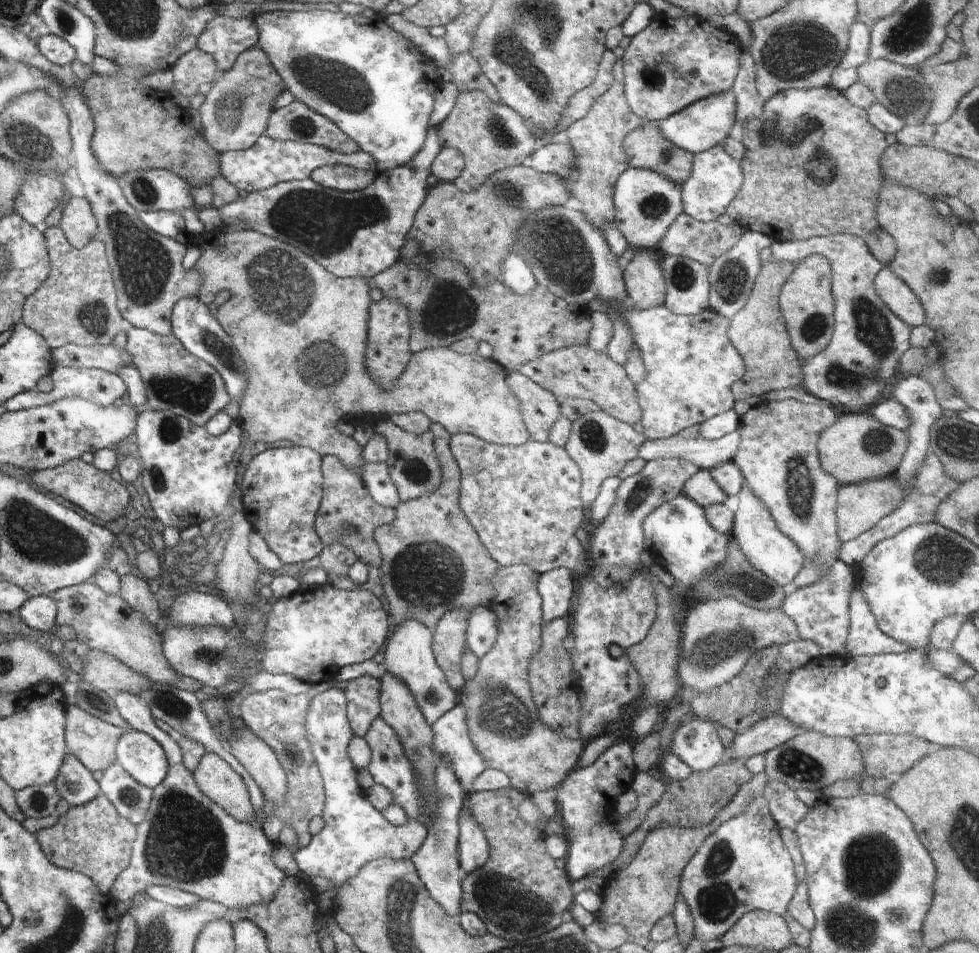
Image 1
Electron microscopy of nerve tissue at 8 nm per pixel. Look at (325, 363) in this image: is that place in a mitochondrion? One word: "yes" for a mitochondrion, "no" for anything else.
yes

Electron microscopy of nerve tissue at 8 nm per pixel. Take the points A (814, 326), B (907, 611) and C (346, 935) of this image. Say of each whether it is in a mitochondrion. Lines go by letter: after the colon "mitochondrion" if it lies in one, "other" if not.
A: mitochondrion
B: other
C: other

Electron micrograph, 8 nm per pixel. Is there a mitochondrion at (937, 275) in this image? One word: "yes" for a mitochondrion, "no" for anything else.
yes

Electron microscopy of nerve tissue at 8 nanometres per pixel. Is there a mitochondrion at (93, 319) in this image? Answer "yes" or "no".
yes

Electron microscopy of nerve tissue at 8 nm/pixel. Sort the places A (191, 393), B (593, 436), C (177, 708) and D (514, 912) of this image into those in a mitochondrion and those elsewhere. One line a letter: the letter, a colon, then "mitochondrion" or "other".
A: mitochondrion
B: mitochondrion
C: mitochondrion
D: mitochondrion

